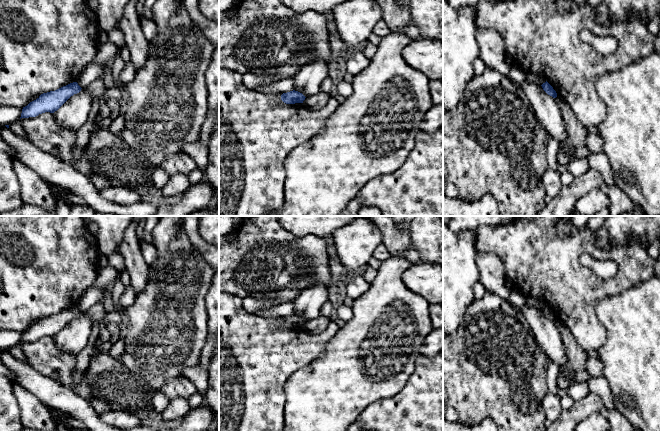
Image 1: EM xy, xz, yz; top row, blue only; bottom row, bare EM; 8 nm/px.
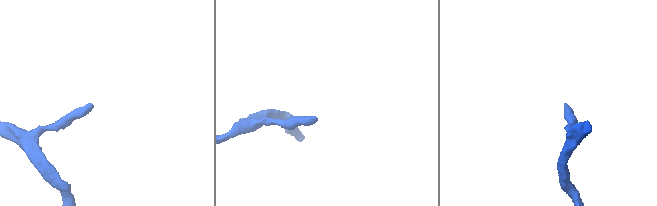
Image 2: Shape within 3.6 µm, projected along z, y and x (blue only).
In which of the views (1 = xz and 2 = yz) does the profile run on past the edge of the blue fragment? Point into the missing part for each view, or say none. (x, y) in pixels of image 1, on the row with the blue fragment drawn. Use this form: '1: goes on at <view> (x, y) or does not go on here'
1: does not go on here
2: does not go on here

